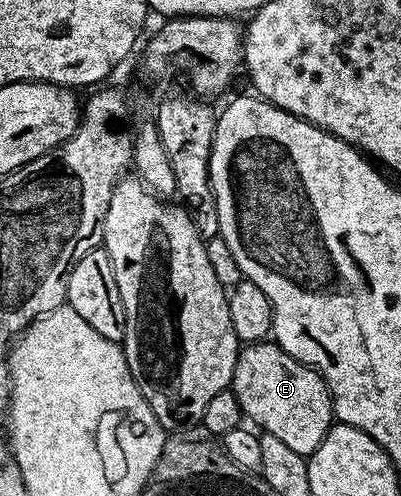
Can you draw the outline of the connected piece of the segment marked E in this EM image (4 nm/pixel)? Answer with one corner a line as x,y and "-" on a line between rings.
274,341
248,343
240,350
230,390
235,392
244,416
252,419
250,422
260,432
273,434
306,457
315,452
333,426
331,393
326,381
314,367
299,363

